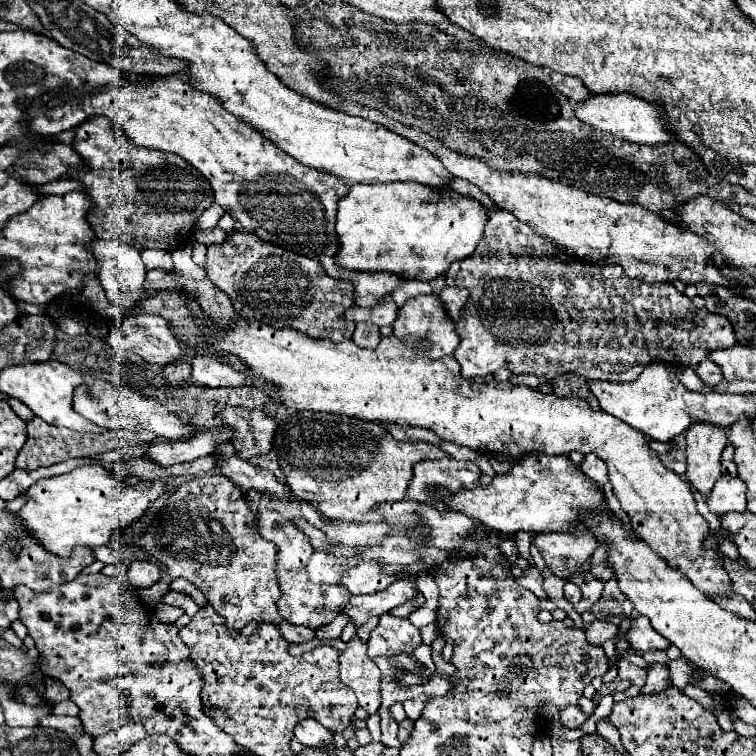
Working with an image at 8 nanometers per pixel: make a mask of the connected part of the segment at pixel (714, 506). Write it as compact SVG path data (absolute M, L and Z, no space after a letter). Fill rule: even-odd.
M722 475L708 499L708 507L716 515L724 515L728 511L744 513L746 511L746 487L744 481L738 477Z

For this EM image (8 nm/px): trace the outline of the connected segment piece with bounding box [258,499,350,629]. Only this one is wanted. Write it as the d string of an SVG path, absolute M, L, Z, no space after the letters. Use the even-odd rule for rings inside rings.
M268 499L260 501L258 513L260 513L260 519L258 519L260 535L268 537L278 549L274 569L276 569L276 579L278 579L280 593L282 593L280 599L276 601L280 615L286 621L290 621L292 625L306 625L310 629L318 629L318 627L328 625L340 613L340 607L344 603L348 603L350 593L342 585L314 585L314 583L310 583L308 575L306 575L306 561L312 555L314 547L310 545L308 537L302 531L298 531L294 525L280 525L280 513L274 511L272 501L268 501Z

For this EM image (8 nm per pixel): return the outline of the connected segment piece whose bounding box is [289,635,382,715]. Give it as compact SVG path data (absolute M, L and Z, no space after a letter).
M354 635L352 641L342 643L340 639L322 641L315 638L302 644L290 644L289 654L301 656L319 645L330 645L340 651L340 679L356 693L360 707L364 707L370 715L380 707L380 669L366 655L366 643Z

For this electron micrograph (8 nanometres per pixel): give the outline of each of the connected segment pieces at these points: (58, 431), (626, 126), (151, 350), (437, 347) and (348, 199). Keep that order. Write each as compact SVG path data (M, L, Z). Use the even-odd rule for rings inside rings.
M34 417L32 421L28 421L28 441L24 443L22 451L16 457L16 467L20 469L38 469L38 467L50 467L56 465L64 459L70 457L92 457L92 455L100 455L112 449L120 449L120 447L134 447L140 443L150 443L154 441L156 435L152 435L150 431L106 431L102 435L86 435L86 433L76 433L76 431L68 431L64 427L54 427L44 423L40 417Z
M628 93L592 95L590 99L580 101L574 107L574 113L578 119L592 125L594 129L612 133L614 137L624 139L624 141L642 143L642 145L660 145L660 143L668 143L670 139L674 139L674 135L670 135L670 131L664 127L664 119L662 119L664 109L660 109L658 105L652 105L644 99L638 99L634 95L628 95Z
M136 315L136 317L128 317L122 323L118 323L110 335L108 335L108 343L110 347L118 349L118 351L130 351L134 355L138 355L140 359L144 359L144 363L148 365L170 365L170 363L180 363L184 359L184 351L180 349L178 341L174 339L168 323L160 317L160 315Z
M418 295L418 297L408 299L398 309L398 317L392 327L394 327L394 335L402 343L414 347L416 353L426 355L428 359L442 359L446 355L452 355L460 343L456 329L454 329L454 321L448 319L448 315L436 295Z
M384 183L384 185L356 185L338 203L336 235L338 253L336 263L350 271L388 271L402 279L432 281L444 275L454 261L470 257L484 235L488 213L476 199L464 197L456 191L436 191L420 183Z

